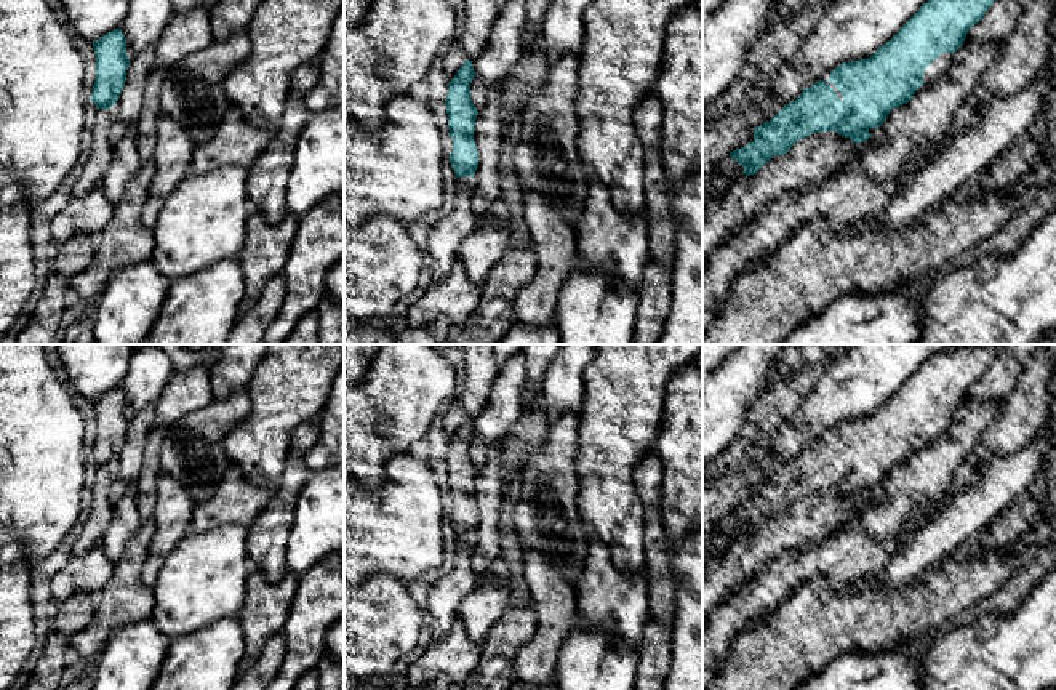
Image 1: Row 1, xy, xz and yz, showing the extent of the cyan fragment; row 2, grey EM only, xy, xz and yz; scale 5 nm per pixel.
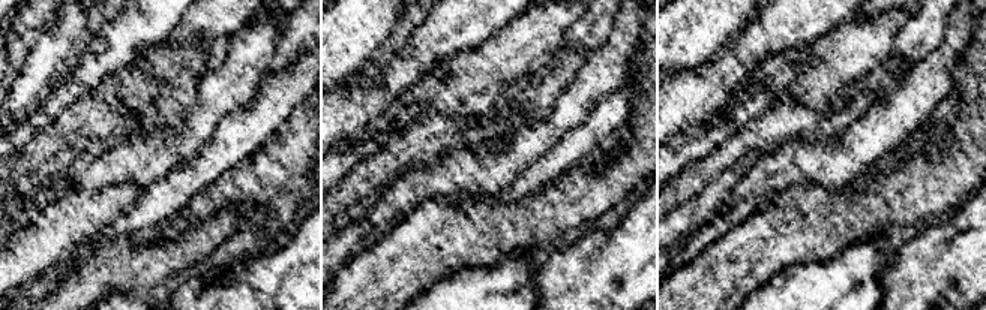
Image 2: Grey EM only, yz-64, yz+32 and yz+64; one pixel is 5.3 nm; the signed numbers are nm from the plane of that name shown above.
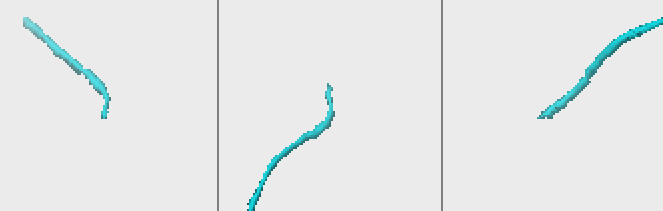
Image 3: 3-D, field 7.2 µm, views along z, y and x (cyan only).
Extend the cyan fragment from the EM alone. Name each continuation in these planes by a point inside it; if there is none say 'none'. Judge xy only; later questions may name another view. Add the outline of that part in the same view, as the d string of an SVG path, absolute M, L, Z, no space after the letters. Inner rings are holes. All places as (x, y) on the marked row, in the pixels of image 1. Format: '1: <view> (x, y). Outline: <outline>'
none

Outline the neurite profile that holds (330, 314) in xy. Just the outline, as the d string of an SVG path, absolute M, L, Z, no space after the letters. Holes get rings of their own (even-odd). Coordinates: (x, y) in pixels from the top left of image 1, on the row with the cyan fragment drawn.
M325 296L317 312L318 344L344 344L344 306Z

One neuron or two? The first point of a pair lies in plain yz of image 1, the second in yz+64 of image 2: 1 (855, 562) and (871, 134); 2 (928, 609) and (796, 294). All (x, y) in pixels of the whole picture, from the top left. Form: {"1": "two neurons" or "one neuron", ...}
{"1": "one neuron", "2": "two neurons"}

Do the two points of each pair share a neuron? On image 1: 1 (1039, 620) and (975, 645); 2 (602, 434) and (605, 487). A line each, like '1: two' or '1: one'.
1: one
2: one

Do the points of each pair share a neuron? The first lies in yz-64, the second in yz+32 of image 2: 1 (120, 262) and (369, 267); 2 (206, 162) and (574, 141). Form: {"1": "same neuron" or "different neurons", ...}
{"1": "same neuron", "2": "same neuron"}

